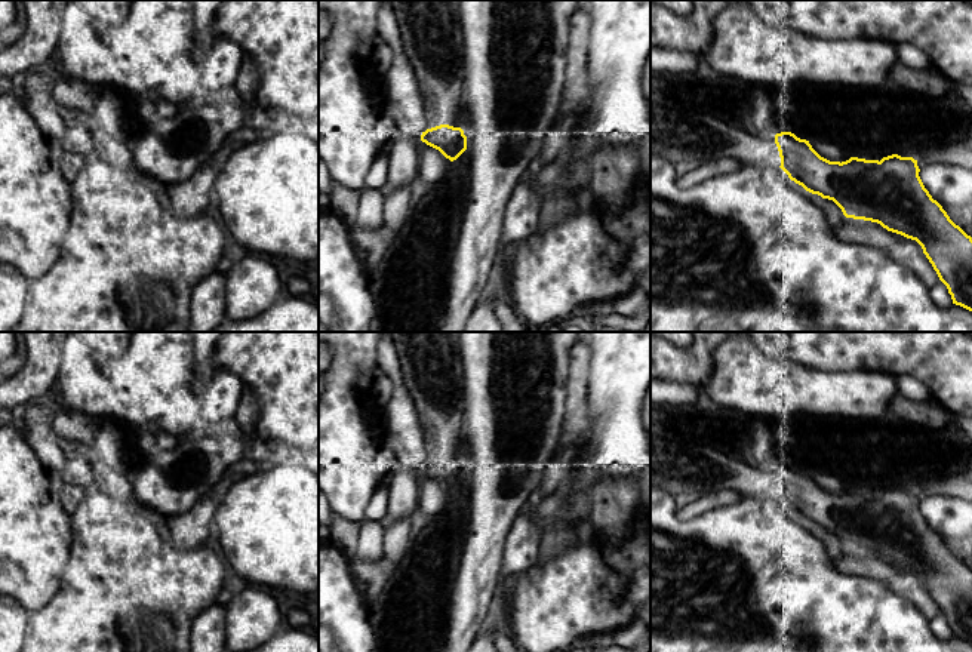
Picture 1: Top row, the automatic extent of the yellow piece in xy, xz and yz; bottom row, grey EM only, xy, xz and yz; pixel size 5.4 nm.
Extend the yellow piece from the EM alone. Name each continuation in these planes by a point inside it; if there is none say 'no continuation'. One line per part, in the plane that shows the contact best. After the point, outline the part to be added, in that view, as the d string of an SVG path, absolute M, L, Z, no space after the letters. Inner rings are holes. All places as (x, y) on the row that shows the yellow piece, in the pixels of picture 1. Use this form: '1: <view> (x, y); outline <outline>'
1: yz (686, 137); outline M650 101L650 157L667 159L677 169L717 159L781 166L775 136L768 130L732 123L699 105L686 108L665 101Z

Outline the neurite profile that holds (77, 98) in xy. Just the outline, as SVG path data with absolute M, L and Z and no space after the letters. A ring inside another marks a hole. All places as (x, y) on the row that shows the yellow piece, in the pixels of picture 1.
M59 76L56 82L46 89L49 101L56 104L71 117L93 117L102 107L99 90L84 80Z

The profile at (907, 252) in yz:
M846 218L839 227L830 227L842 242L873 246L910 270L928 289L939 280L922 246L911 239L888 231L877 222Z

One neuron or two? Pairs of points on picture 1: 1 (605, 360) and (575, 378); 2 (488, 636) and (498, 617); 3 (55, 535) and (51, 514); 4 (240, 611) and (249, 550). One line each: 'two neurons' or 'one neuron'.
1: two neurons
2: one neuron
3: one neuron
4: two neurons

